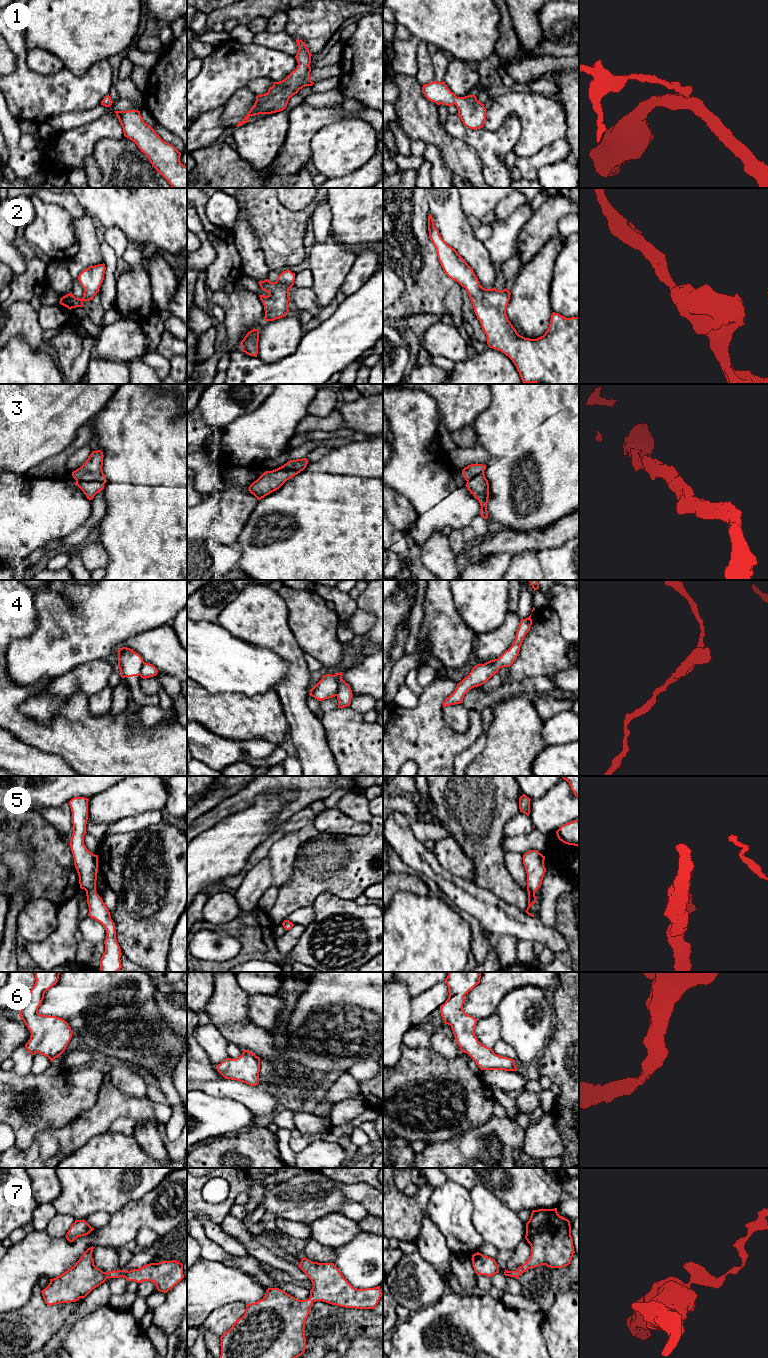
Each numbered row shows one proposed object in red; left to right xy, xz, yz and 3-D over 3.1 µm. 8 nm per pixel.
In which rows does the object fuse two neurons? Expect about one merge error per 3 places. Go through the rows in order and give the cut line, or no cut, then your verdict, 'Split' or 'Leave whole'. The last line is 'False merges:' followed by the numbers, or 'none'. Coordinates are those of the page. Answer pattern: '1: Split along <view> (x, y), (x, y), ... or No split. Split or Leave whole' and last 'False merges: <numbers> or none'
1: No split. Leave whole
2: No split. Leave whole
3: No split. Leave whole
4: Split along xz (333, 675), (338, 685), (336, 695). Split
5: No split. Leave whole
6: No split. Leave whole
7: No split. Leave whole
False merges: 4

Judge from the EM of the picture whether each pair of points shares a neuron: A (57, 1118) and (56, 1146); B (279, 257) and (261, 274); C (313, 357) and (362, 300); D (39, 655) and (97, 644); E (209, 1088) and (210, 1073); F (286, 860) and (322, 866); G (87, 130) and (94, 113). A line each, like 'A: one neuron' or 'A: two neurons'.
A: two neurons
B: two neurons
C: one neuron
D: one neuron
E: two neurons
F: two neurons
G: two neurons

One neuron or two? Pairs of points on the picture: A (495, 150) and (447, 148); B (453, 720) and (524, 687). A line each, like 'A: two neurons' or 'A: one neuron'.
A: two neurons
B: two neurons

